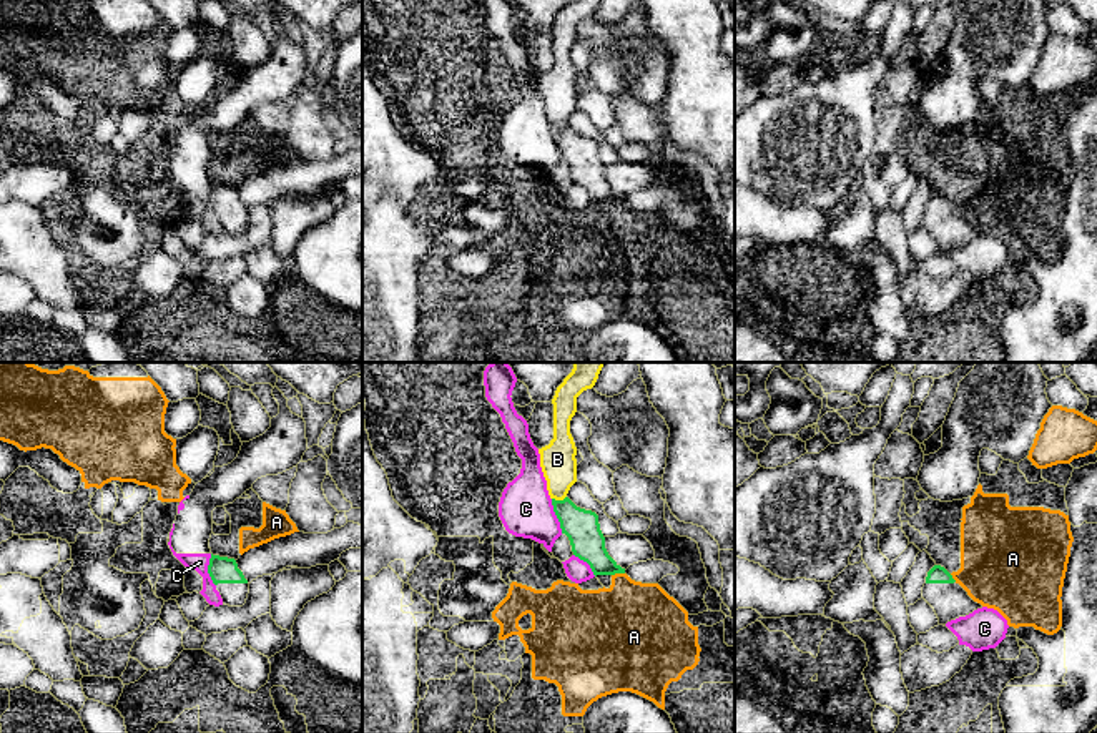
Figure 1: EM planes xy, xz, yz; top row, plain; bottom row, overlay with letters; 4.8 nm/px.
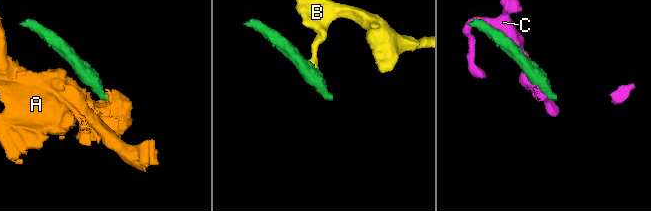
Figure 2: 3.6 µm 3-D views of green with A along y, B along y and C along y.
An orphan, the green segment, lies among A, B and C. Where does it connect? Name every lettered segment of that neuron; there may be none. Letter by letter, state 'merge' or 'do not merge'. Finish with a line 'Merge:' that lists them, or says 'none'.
A: do not merge
B: do not merge
C: do not merge
Merge: none

